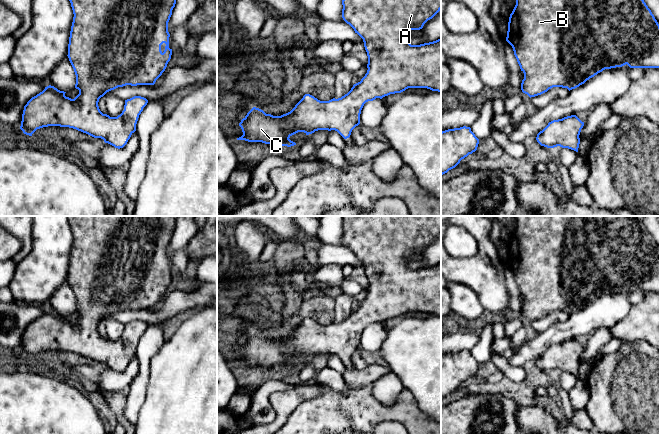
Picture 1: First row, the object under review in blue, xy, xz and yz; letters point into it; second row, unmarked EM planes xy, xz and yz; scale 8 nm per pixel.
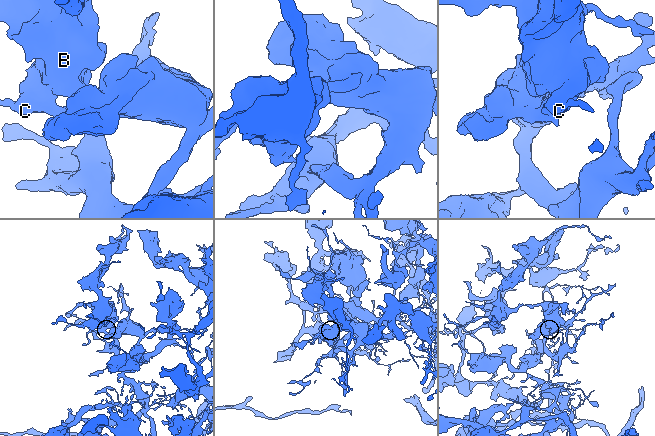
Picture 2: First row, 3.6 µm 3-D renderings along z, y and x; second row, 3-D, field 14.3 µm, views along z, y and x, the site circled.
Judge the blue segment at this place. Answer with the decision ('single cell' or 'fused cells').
single cell

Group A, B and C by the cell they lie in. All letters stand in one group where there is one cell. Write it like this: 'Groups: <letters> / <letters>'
Groups: A B C

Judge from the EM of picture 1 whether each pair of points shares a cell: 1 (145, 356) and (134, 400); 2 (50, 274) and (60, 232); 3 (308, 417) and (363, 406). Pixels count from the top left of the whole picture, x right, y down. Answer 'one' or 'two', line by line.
1: one
2: one
3: one

